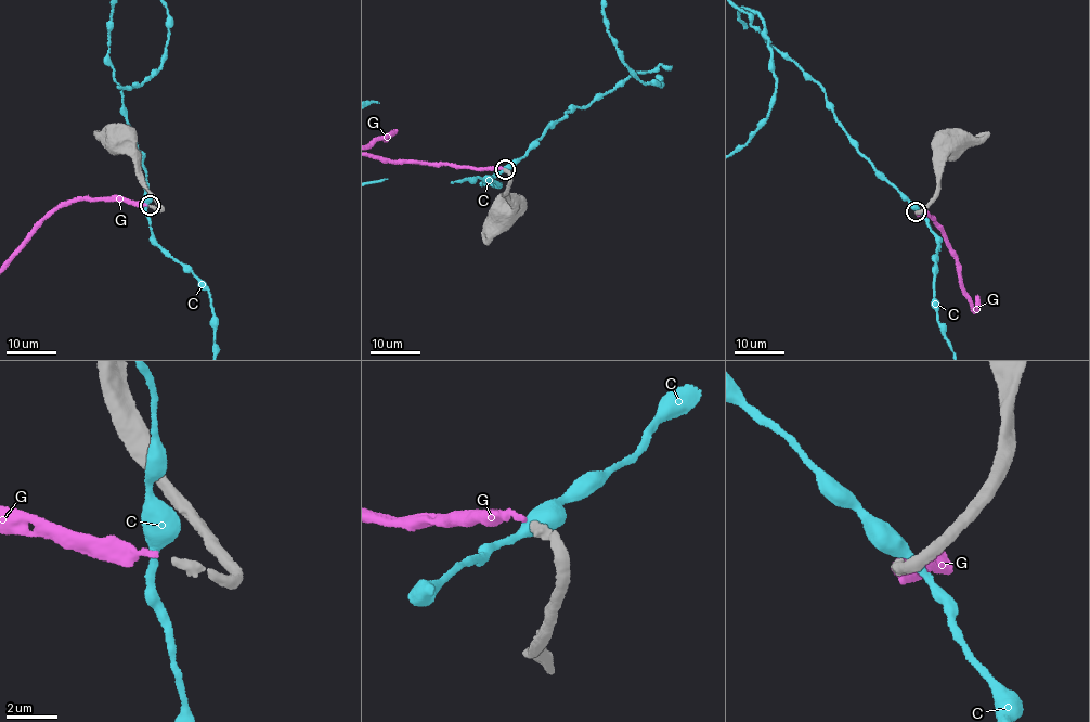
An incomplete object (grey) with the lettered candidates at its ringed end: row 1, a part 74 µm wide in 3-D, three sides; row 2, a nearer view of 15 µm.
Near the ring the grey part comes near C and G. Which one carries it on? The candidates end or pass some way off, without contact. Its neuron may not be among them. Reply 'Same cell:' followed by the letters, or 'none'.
Same cell: G

